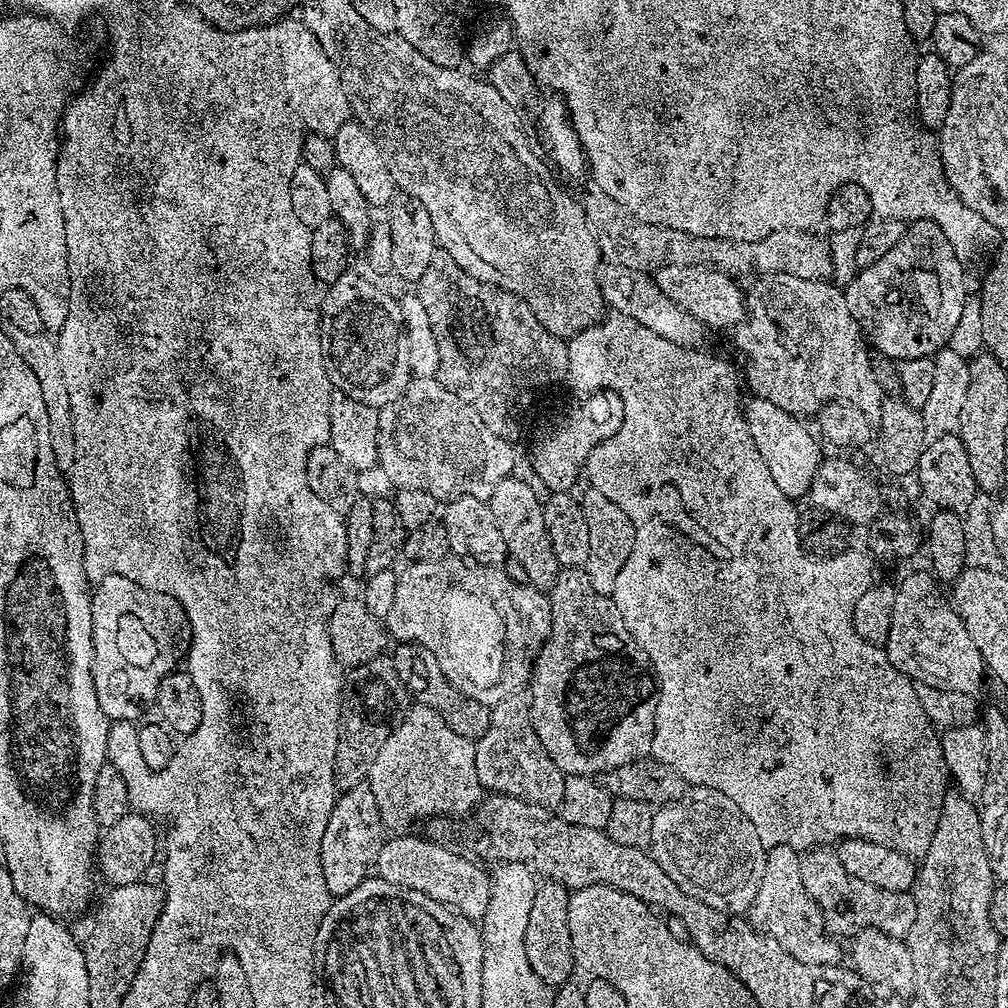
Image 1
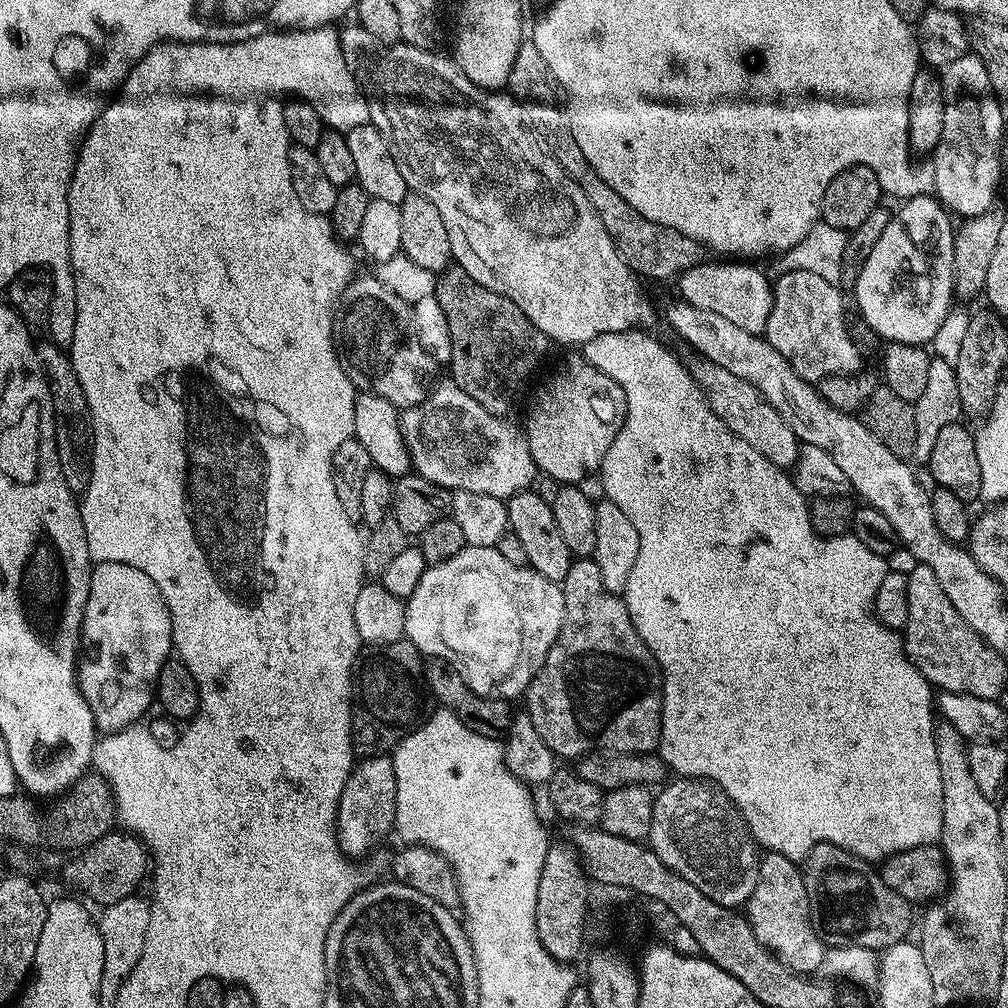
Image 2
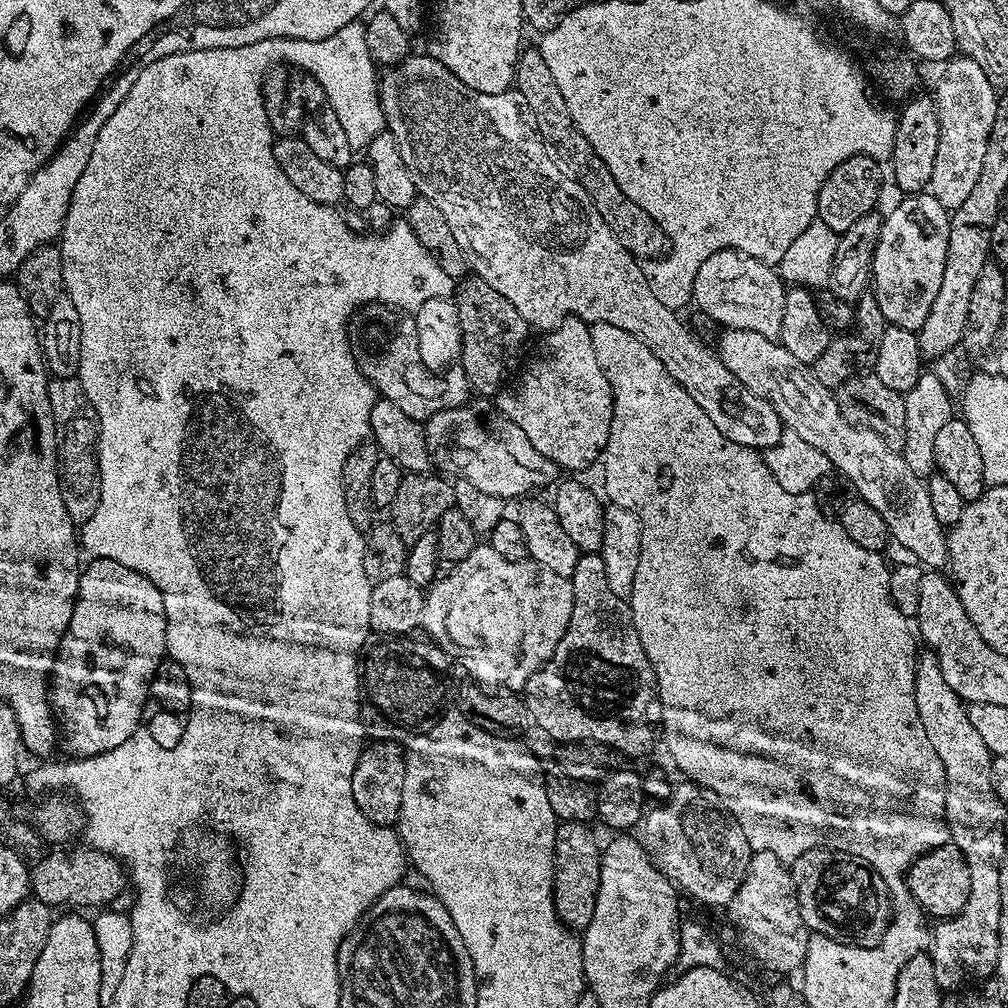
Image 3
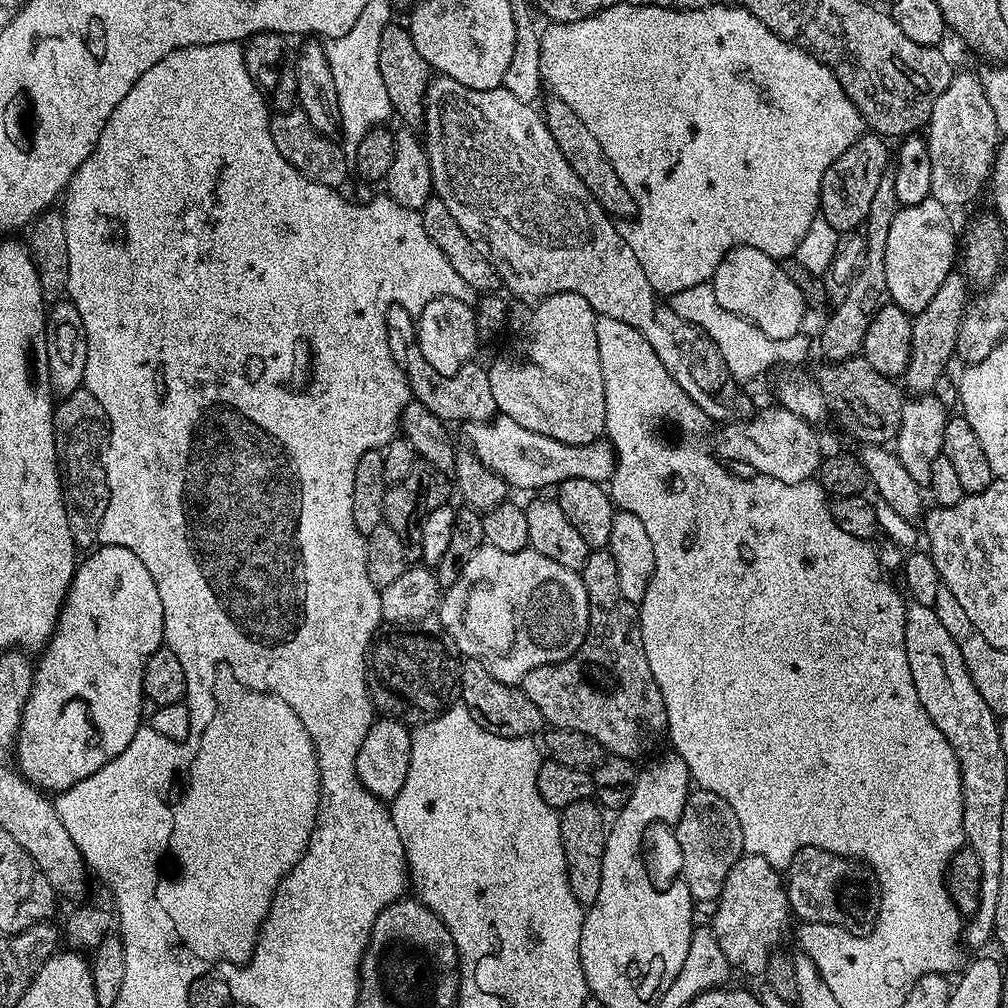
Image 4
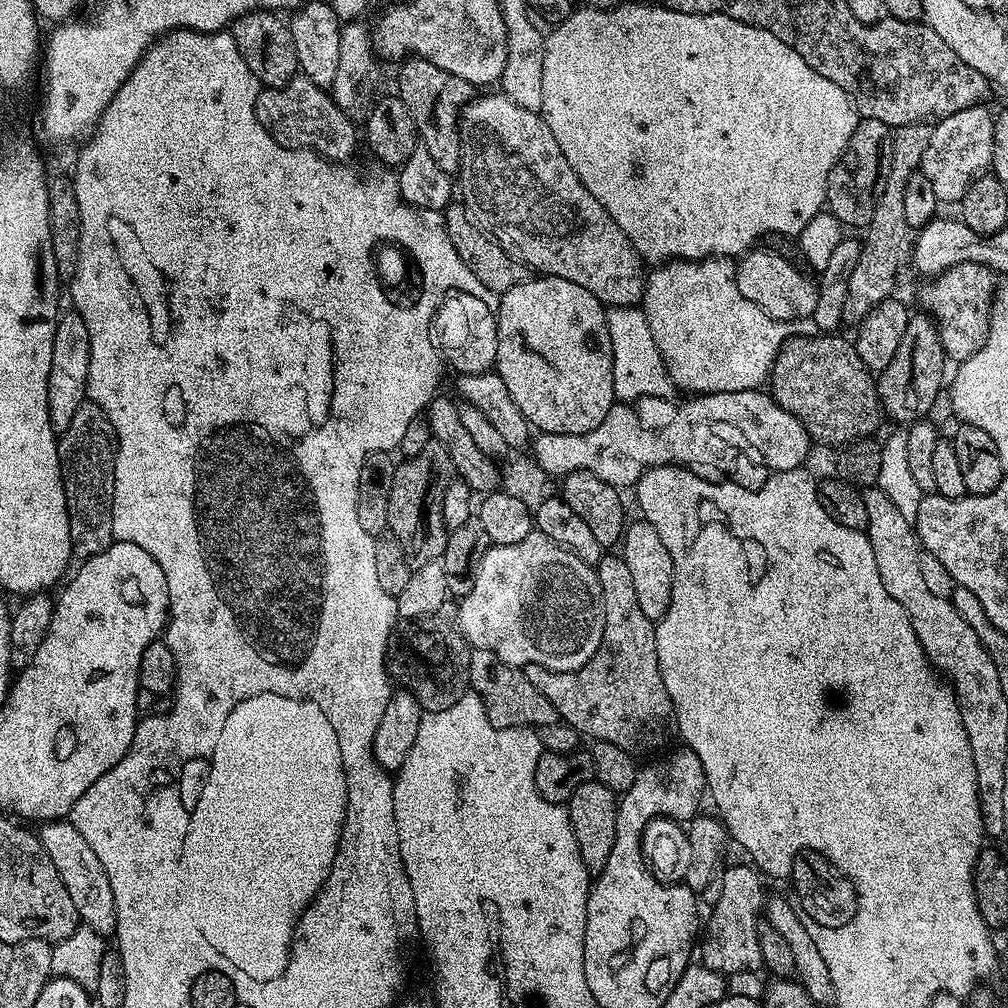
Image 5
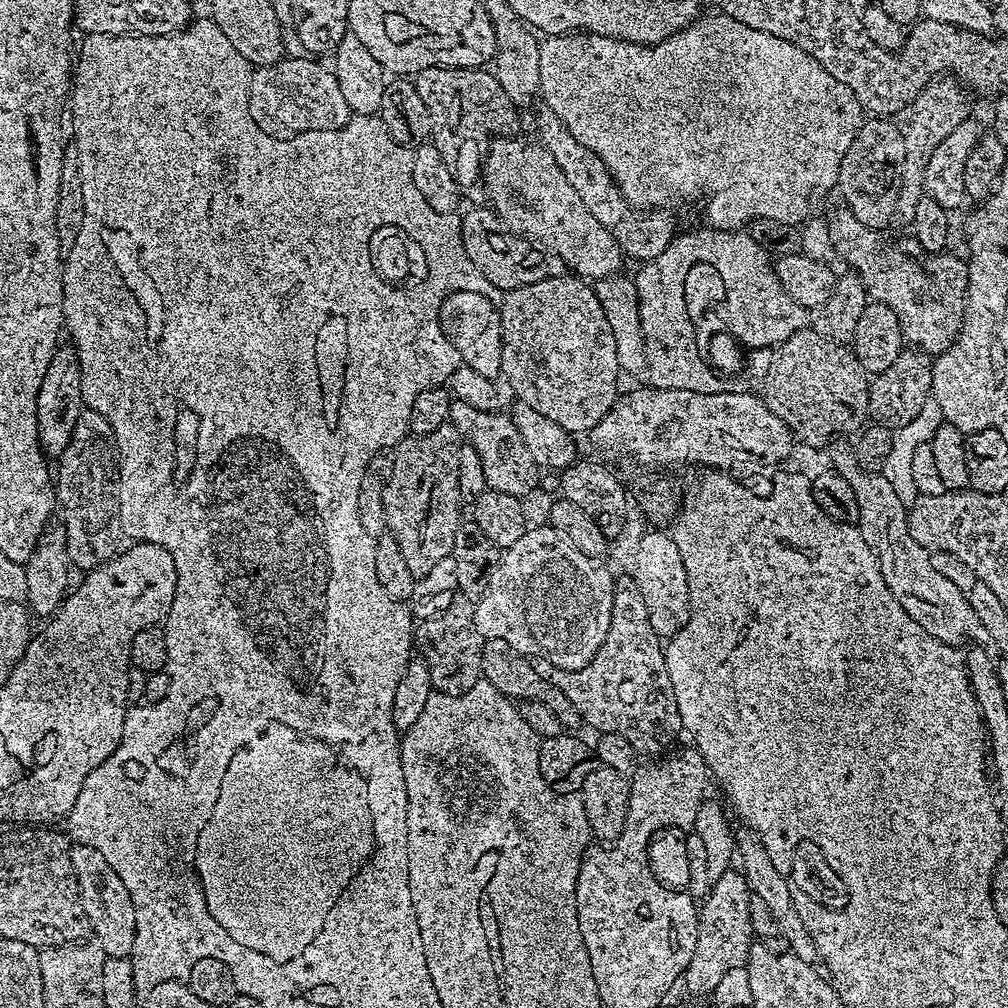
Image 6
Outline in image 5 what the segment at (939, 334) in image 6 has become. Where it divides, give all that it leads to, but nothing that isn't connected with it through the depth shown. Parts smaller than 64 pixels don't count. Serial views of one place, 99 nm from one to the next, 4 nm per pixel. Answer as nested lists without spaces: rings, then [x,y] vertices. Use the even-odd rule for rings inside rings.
[[[974,261],[950,266],[935,277],[936,284],[928,284],[920,292],[920,305],[936,321],[942,338],[945,357],[959,362],[978,354],[986,342],[988,320],[992,316],[992,301],[998,287],[998,276],[986,265]]]

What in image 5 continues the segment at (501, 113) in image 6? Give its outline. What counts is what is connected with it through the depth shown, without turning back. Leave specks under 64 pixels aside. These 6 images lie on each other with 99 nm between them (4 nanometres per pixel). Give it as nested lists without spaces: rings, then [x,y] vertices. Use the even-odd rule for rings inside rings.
[[[421,56],[405,59],[396,72],[395,95],[410,110],[416,123],[419,143],[428,151],[430,158],[449,174],[460,167],[460,109],[473,99],[474,85],[426,62]],[[405,63],[405,64],[404,64]]]

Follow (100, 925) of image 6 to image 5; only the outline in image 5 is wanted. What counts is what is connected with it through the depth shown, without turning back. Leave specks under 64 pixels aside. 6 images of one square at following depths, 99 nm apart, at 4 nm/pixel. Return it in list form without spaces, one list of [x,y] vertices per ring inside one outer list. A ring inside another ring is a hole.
[[[67,819],[41,823],[38,835],[46,854],[50,854],[50,862],[54,862],[54,870],[58,870],[62,878],[62,886],[66,886],[74,901],[74,910],[78,910],[81,925],[93,928],[102,937],[111,937],[116,930],[114,890],[110,890],[110,878],[106,878],[106,870],[102,870],[98,854],[90,850],[86,838],[82,838],[82,834],[78,834],[76,827]]]

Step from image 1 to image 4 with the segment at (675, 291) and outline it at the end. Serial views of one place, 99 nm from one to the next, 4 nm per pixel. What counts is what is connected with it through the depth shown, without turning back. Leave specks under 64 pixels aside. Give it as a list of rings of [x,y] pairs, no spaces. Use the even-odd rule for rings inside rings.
[[[741,244],[731,248],[722,258],[716,271],[712,273],[710,287],[714,290],[714,296],[718,298],[718,304],[724,310],[730,310],[732,314],[746,318],[754,326],[758,326],[762,334],[770,334],[770,338],[788,340],[791,336],[801,335],[803,328],[800,327],[804,324],[804,292],[788,277],[787,270],[780,267],[784,266],[772,257],[762,254],[762,250]]]

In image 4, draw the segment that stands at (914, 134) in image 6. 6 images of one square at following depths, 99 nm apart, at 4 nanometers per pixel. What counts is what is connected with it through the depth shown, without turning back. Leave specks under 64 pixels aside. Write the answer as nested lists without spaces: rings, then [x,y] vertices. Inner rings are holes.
[[[894,170],[884,172],[878,182],[877,193],[870,202],[870,213],[862,226],[864,233],[864,263],[856,271],[856,277],[850,282],[850,290],[840,304],[835,305],[820,332],[820,352],[825,361],[851,360],[864,347],[866,330],[870,330],[870,322],[874,322],[874,314],[882,310],[890,302],[888,287],[886,286],[886,241],[890,232],[890,225],[900,209],[894,187]]]

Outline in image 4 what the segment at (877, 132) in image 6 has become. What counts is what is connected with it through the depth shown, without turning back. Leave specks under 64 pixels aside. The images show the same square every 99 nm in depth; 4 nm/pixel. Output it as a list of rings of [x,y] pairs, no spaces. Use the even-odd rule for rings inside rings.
[[[861,134],[855,142],[845,150],[822,174],[820,187],[819,215],[834,226],[838,233],[850,232],[859,229],[864,224],[867,214],[870,213],[870,202],[877,193],[878,182],[885,171],[890,168],[890,148],[885,141],[876,134]]]

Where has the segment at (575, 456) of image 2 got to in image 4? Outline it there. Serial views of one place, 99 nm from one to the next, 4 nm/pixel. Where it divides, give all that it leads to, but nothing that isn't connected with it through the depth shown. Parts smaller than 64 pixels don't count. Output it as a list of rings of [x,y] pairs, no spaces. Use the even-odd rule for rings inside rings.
[[[559,292],[553,296],[545,296],[543,300],[535,301],[531,306],[525,308],[528,309],[521,316],[513,315],[511,317],[512,341],[509,342],[508,349],[493,364],[487,365],[490,391],[494,394],[497,413],[518,422],[518,426],[526,426],[526,430],[534,430],[534,434],[546,434],[546,438],[554,438],[558,442],[566,442],[574,446],[594,443],[595,440],[599,440],[605,435],[604,423],[606,422],[606,386],[602,374],[602,362],[598,354],[597,314],[595,310],[590,306],[590,302],[586,302],[586,298],[582,298],[582,294],[574,294],[573,292]]]

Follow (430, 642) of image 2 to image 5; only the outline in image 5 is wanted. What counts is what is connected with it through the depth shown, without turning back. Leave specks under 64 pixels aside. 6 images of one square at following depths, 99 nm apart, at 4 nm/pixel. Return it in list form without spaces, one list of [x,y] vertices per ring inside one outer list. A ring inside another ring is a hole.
[[[535,530],[526,534],[522,542],[489,548],[482,566],[478,566],[474,587],[459,604],[458,627],[464,639],[472,648],[490,650],[490,654],[512,668],[522,670],[527,664],[537,664],[555,672],[573,672],[596,653],[602,642],[604,595],[595,567]]]

